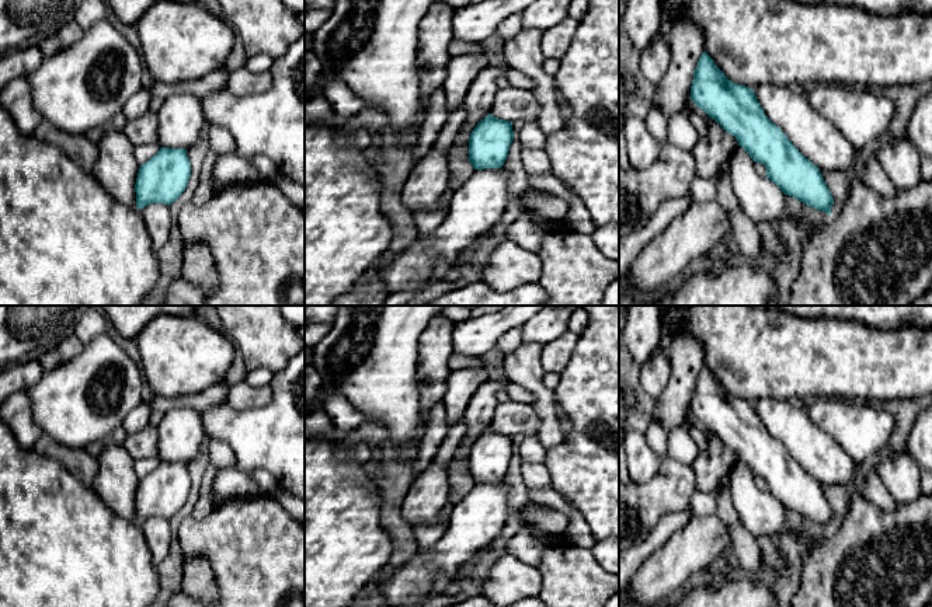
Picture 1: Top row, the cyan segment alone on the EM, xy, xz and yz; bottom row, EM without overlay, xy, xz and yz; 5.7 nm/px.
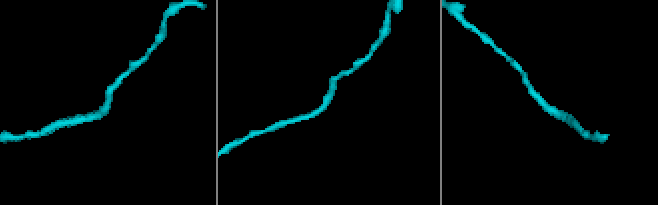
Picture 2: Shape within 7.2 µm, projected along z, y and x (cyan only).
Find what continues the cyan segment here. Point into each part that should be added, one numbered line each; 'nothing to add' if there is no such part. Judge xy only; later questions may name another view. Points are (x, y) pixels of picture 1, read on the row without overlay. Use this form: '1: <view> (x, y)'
1: xy (181, 431)

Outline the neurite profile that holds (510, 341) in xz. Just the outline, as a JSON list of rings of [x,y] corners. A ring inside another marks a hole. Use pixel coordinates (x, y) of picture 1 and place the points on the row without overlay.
[[[517,327],[505,332],[495,343],[495,348],[507,356],[518,349],[522,343],[522,327]]]

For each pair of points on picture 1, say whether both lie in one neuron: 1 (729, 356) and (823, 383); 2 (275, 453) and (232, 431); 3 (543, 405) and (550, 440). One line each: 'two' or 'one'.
1: one
2: one
3: one

